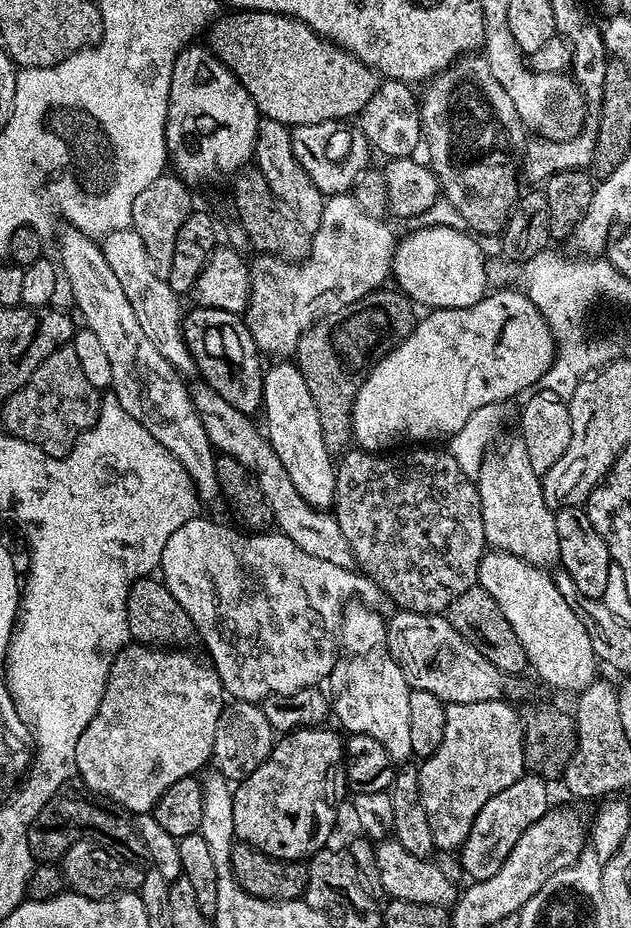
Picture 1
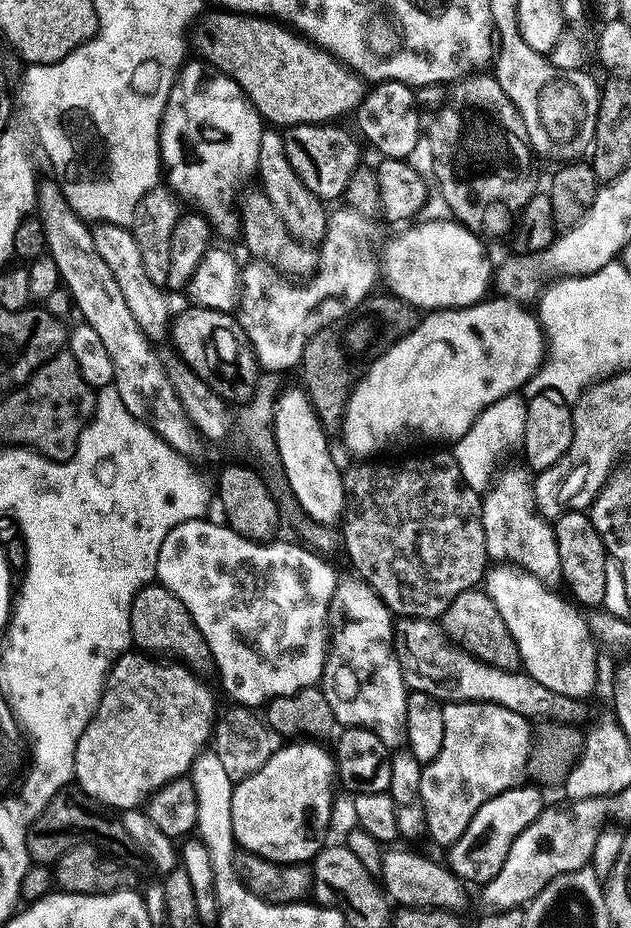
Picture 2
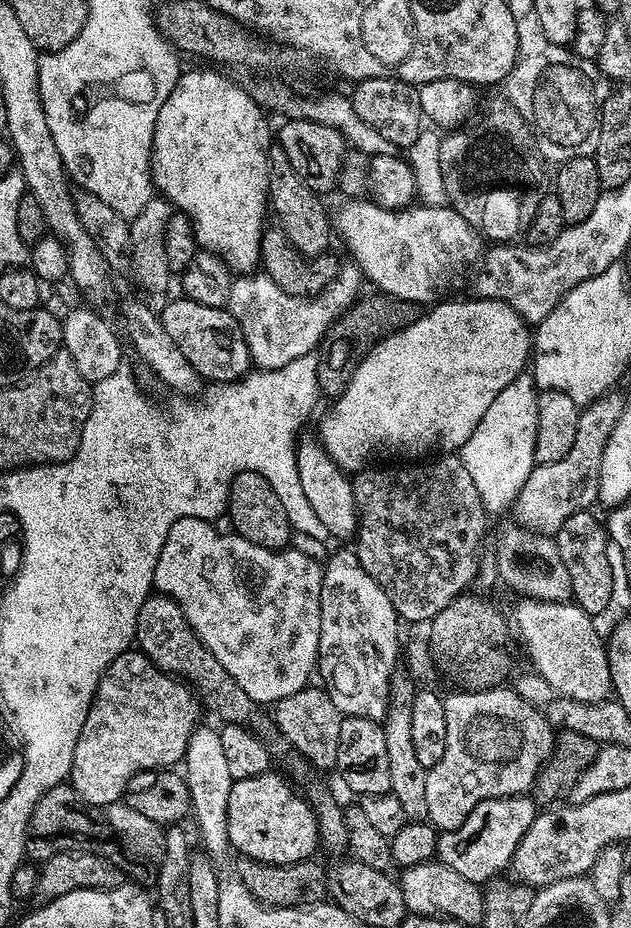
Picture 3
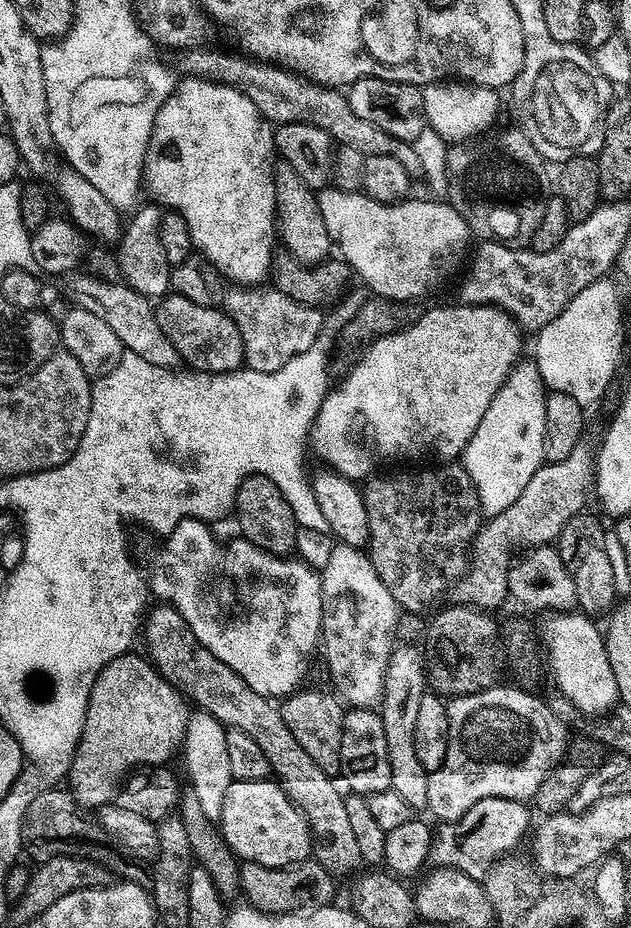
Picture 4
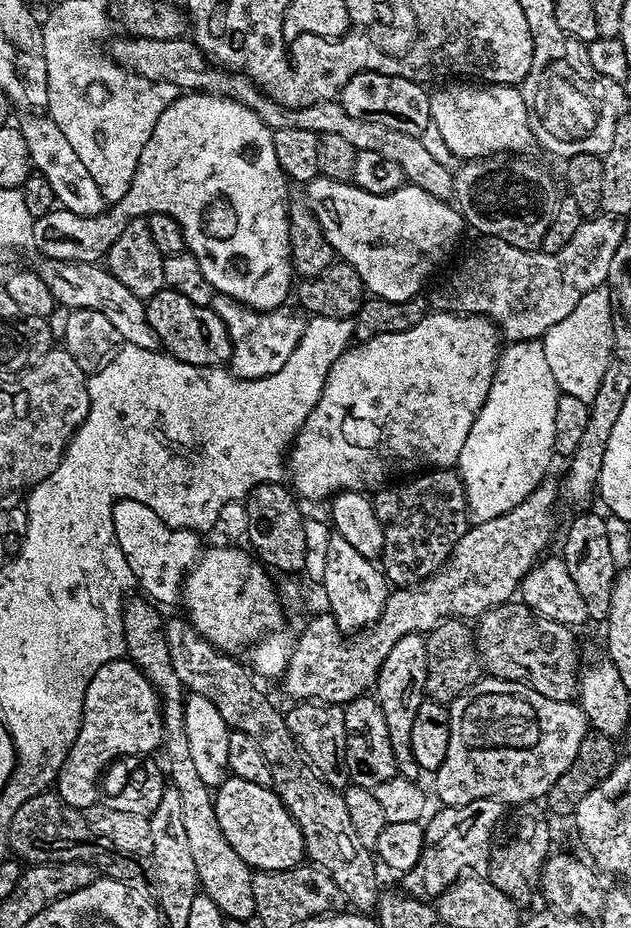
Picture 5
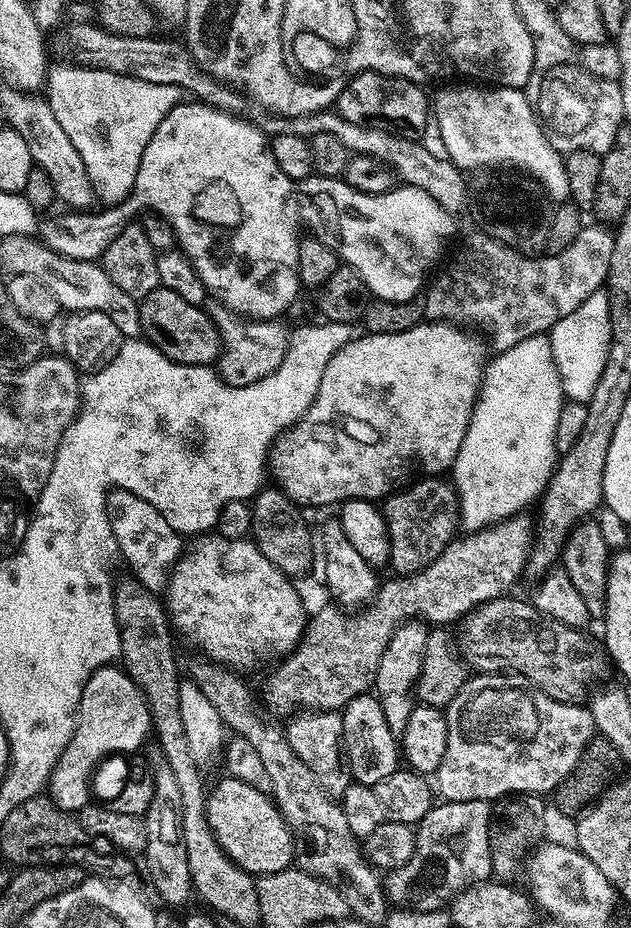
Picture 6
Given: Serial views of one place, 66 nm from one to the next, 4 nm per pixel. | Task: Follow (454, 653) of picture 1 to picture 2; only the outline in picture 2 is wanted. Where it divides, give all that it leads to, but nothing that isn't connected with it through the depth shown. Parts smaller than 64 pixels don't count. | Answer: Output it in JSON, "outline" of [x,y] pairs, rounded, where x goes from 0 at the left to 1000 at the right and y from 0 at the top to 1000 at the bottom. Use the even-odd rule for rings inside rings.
{"outline":[[[639,665],[623,676],[623,689],[642,738],[651,745],[681,748],[691,754],[708,758],[764,755],[789,759],[838,776],[867,769],[872,773],[867,775],[880,779],[922,782],[935,772],[927,753],[878,748],[829,722],[799,723],[756,710],[727,695],[718,694],[689,669]]]}

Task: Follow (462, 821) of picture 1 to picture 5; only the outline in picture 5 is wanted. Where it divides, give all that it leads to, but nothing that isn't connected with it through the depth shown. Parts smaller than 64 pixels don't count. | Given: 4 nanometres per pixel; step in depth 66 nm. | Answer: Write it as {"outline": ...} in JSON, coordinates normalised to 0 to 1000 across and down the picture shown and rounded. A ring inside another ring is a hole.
{"outline":[[[762,731],[716,755],[710,765],[713,804],[707,808],[707,821],[700,821],[688,834],[691,858],[699,862],[699,867],[724,871],[753,862],[789,862],[800,867],[826,869],[854,863],[865,858],[878,843],[897,834],[922,797],[932,793],[935,781],[918,758],[865,752],[853,748],[848,741],[818,735],[797,736],[780,741],[772,731]]]}

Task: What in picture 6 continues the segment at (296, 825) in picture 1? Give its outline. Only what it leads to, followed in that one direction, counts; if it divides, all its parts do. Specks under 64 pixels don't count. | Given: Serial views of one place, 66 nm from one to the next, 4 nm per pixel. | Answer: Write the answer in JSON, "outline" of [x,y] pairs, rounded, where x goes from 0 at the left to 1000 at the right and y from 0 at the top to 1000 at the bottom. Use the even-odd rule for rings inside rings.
{"outline":[[[353,838],[342,850],[328,855],[326,877],[339,903],[352,912],[358,921],[377,933],[404,942],[420,944],[429,940],[444,940],[464,930],[463,897],[453,890],[447,877],[423,853],[403,851],[390,843]]]}

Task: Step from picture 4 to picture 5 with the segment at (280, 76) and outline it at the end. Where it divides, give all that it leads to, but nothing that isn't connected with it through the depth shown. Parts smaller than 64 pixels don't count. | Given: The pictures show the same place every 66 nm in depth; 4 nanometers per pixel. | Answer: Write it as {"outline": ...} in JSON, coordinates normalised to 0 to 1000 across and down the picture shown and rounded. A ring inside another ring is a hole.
{"outline":[[[190,41],[177,47],[176,64],[182,65],[192,73],[203,74],[204,78],[228,83],[230,86],[255,86],[260,91],[276,91],[281,96],[300,99],[325,99],[334,103],[350,103],[360,108],[382,112],[390,119],[403,119],[409,127],[415,127],[420,139],[453,140],[453,136],[472,136],[472,140],[491,140],[498,143],[537,144],[547,153],[555,153],[566,164],[574,162],[599,162],[610,170],[620,170],[623,175],[631,175],[637,179],[642,195],[669,205],[675,205],[688,213],[715,217],[719,211],[719,185],[712,178],[694,175],[681,162],[675,162],[670,150],[662,147],[651,147],[631,140],[618,140],[618,136],[605,136],[605,131],[586,131],[574,127],[561,127],[548,123],[548,119],[531,107],[507,108],[502,112],[487,112],[477,116],[448,116],[439,108],[431,108],[422,100],[409,94],[395,82],[387,82],[382,78],[365,78],[360,73],[345,73],[331,67],[317,52],[303,41],[288,43],[265,43],[263,41]]]}

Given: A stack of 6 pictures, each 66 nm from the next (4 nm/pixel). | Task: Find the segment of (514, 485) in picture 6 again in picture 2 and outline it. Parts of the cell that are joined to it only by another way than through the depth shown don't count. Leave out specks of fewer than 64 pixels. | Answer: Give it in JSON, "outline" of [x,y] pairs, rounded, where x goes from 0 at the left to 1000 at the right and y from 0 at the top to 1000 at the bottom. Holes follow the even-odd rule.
{"outline":[[[813,425],[789,429],[739,463],[731,474],[721,475],[719,490],[726,498],[726,506],[732,506],[732,515],[748,525],[753,530],[772,531],[783,522],[792,496],[799,496],[811,486],[823,484],[830,477],[834,468],[834,431],[829,426]]]}

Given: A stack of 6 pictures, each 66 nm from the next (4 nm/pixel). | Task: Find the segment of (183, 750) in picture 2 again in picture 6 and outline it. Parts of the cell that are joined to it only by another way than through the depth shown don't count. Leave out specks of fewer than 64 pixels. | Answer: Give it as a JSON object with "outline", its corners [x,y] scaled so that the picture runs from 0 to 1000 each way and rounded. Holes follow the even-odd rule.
{"outline":[[[173,718],[157,720],[136,735],[130,744],[130,756],[120,777],[120,786],[105,800],[105,808],[98,808],[98,817],[89,819],[81,834],[76,836],[76,848],[73,857],[101,875],[124,877],[143,865],[139,858],[146,853],[146,835],[152,832],[152,827],[163,821],[170,815],[177,815],[182,810],[209,810],[214,806],[222,806],[228,802],[228,796],[236,795],[241,789],[241,775],[231,752],[225,744],[204,731],[203,725],[190,718]]]}

